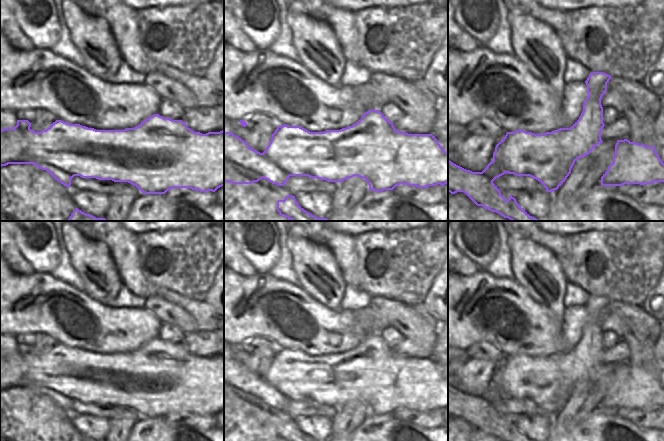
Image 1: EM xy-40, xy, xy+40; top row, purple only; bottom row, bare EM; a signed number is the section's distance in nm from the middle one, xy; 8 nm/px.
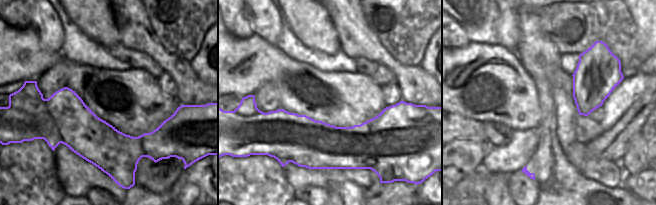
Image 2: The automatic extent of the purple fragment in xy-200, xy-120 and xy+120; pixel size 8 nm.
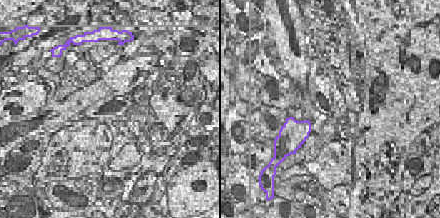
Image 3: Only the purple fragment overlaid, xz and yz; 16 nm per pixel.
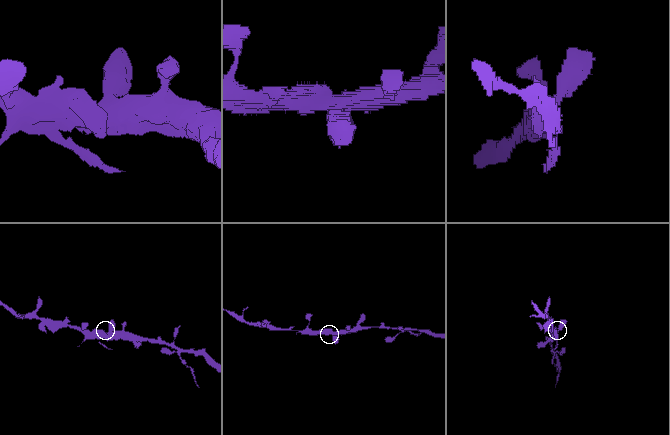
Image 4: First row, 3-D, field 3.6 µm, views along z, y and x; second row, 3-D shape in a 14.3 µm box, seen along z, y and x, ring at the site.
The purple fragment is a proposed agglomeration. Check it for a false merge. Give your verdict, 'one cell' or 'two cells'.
one cell

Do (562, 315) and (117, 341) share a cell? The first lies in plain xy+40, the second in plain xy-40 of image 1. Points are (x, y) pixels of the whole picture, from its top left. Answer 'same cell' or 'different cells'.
different cells

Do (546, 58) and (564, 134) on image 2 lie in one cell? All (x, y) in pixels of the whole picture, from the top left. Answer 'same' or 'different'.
same

